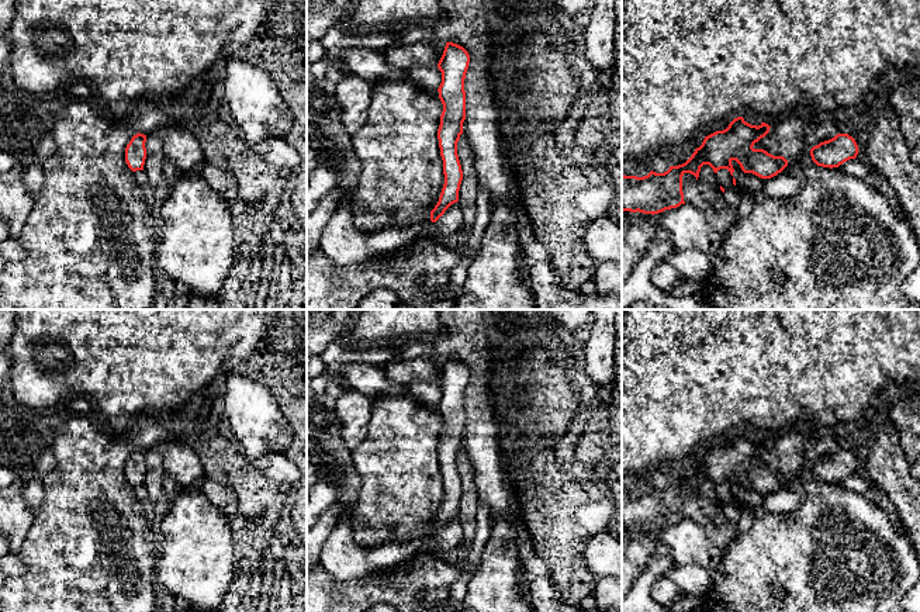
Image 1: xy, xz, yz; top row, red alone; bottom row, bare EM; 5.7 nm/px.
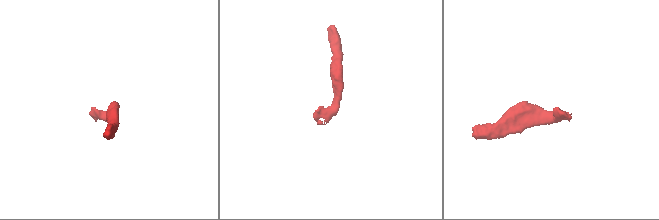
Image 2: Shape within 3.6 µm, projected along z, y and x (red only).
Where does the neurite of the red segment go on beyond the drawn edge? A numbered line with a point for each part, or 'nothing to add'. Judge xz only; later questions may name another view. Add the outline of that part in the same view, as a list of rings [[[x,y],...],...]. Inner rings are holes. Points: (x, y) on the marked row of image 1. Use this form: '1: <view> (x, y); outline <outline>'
nothing to add

